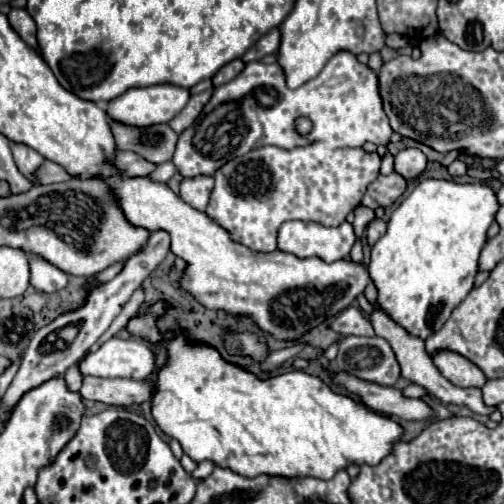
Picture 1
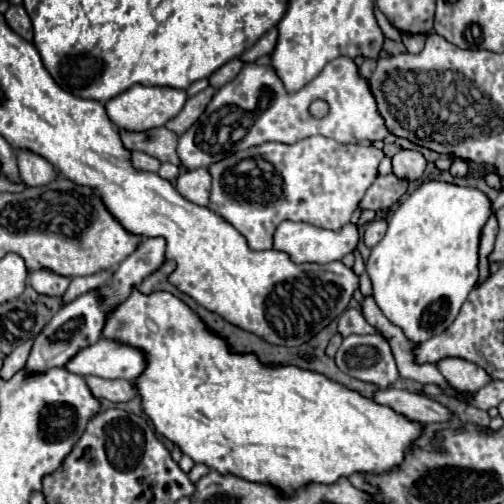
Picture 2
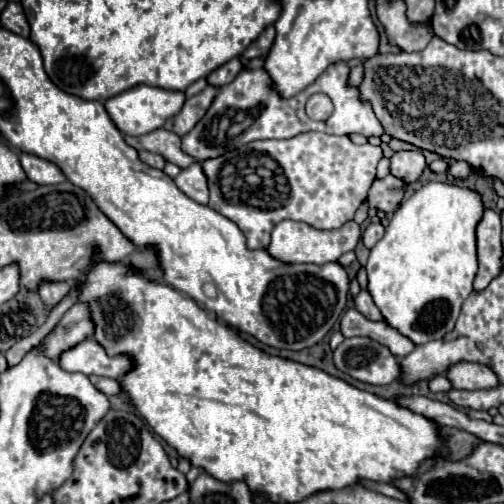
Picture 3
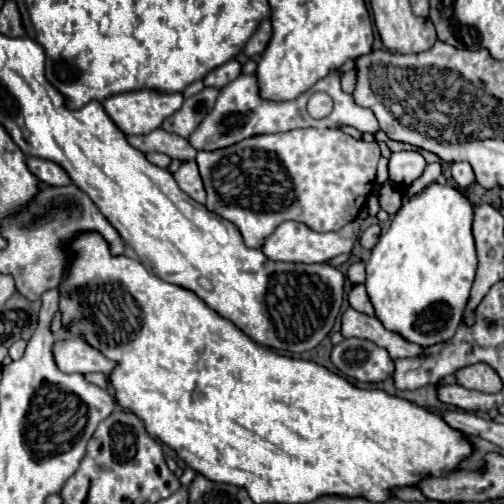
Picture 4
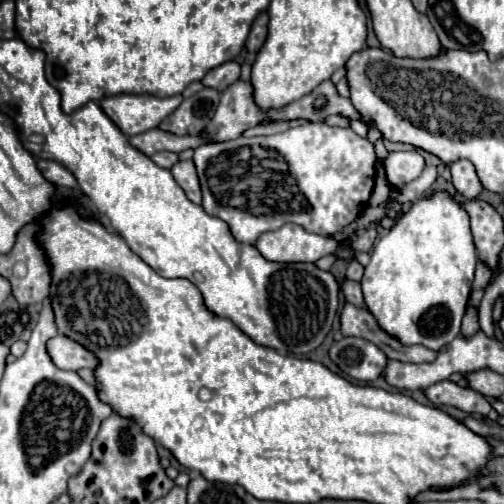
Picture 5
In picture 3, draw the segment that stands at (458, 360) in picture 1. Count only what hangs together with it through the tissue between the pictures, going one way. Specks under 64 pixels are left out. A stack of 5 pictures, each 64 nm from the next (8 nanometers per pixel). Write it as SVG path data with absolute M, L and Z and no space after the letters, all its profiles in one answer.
M472 362L454 364L446 376L450 378L452 386L458 390L490 390L500 384L492 368Z

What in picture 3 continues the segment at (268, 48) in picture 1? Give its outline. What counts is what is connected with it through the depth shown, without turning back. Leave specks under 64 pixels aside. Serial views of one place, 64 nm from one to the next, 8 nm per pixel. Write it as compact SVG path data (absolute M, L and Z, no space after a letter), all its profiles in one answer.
M268 26L246 50L244 50L244 58L246 60L252 60L252 58L260 58L260 56L266 56L272 42L274 42L274 26Z

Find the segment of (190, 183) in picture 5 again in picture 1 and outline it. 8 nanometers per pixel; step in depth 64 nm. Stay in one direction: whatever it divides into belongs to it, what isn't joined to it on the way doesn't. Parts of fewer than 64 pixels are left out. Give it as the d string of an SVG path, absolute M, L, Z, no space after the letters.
M194 176L194 178L184 178L180 182L180 198L194 206L196 210L206 210L210 192L214 188L214 178L212 176Z

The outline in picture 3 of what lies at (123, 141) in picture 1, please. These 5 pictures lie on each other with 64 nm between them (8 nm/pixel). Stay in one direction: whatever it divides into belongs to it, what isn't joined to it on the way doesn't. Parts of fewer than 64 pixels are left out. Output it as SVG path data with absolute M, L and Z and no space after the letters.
M158 128L154 132L138 136L138 138L136 136L126 136L126 142L132 148L144 148L148 152L160 154L168 162L178 164L180 168L186 168L186 166L190 166L194 162L194 158L180 148L180 136L176 136L174 132L168 132L164 128Z

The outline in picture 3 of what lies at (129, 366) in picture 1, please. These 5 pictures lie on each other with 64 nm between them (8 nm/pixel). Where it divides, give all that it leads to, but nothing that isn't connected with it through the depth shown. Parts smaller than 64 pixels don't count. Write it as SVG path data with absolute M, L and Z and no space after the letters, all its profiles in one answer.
M82 340L76 346L64 350L58 358L58 364L66 372L82 372L86 376L98 374L108 378L120 378L130 368L128 356L112 358L94 340Z

